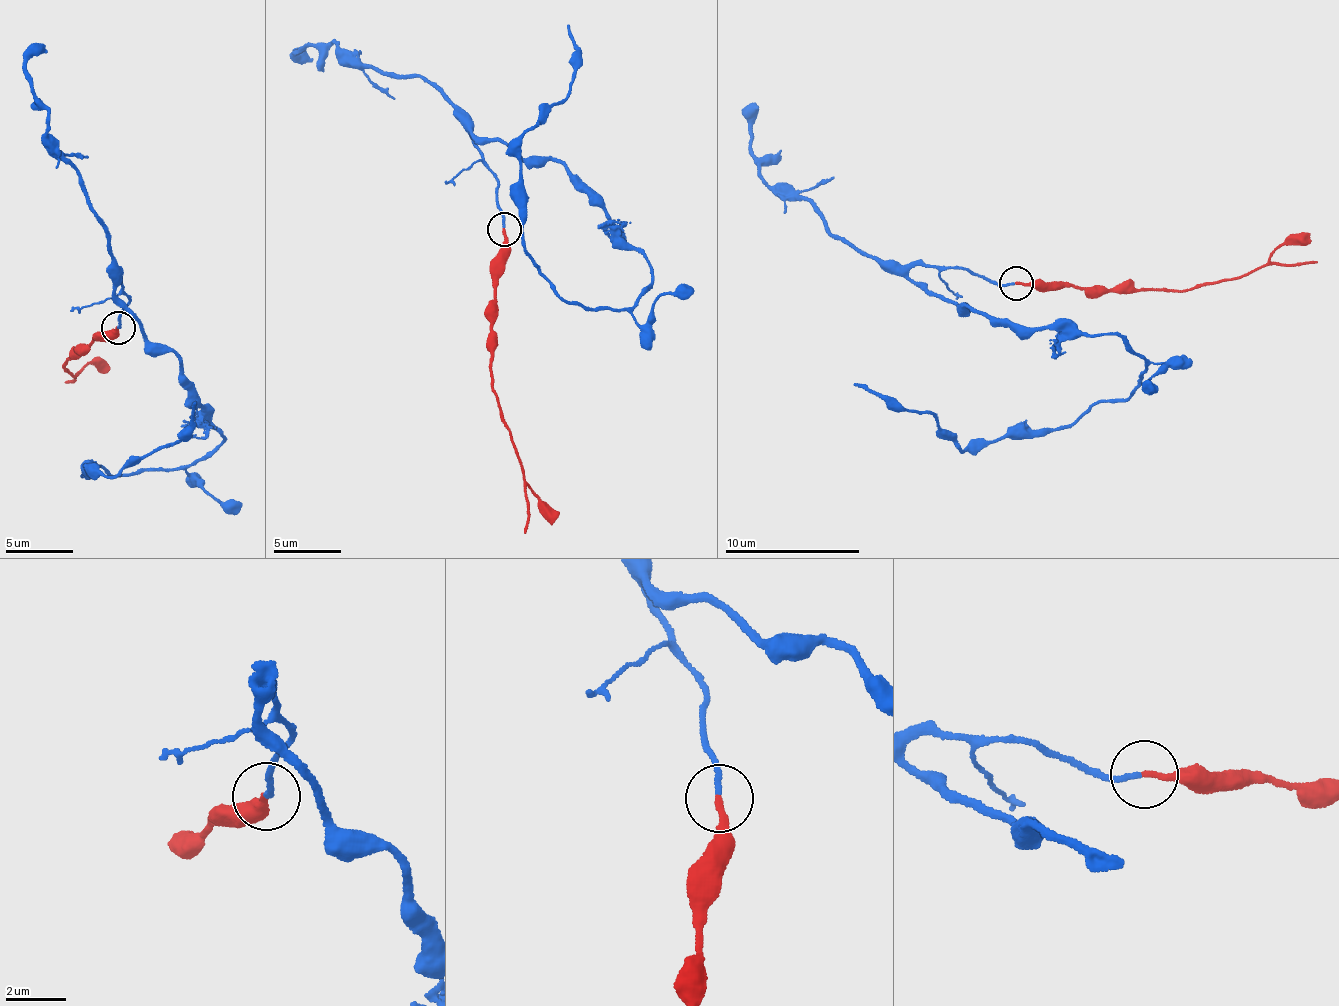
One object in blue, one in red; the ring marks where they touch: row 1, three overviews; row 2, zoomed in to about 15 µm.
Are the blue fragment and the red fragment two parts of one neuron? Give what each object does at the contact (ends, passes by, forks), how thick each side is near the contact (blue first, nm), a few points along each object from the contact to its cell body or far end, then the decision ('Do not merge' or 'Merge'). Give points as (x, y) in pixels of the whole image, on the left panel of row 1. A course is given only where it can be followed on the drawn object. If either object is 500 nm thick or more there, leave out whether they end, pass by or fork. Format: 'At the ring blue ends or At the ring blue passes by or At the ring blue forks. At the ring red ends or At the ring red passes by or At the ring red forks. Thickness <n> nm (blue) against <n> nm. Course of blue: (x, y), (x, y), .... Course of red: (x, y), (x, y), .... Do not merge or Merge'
At the ring blue ends. At the ring red ends. Thickness 170 nm (blue) against 200 nm. Course of blue: (119, 328), (122, 279), (224, 438), (187, 467), (82, 476), (169, 445), (193, 401). Course of red: (119, 328), (89, 342), (62, 367), (72, 377), (89, 363), (100, 370). Merge

